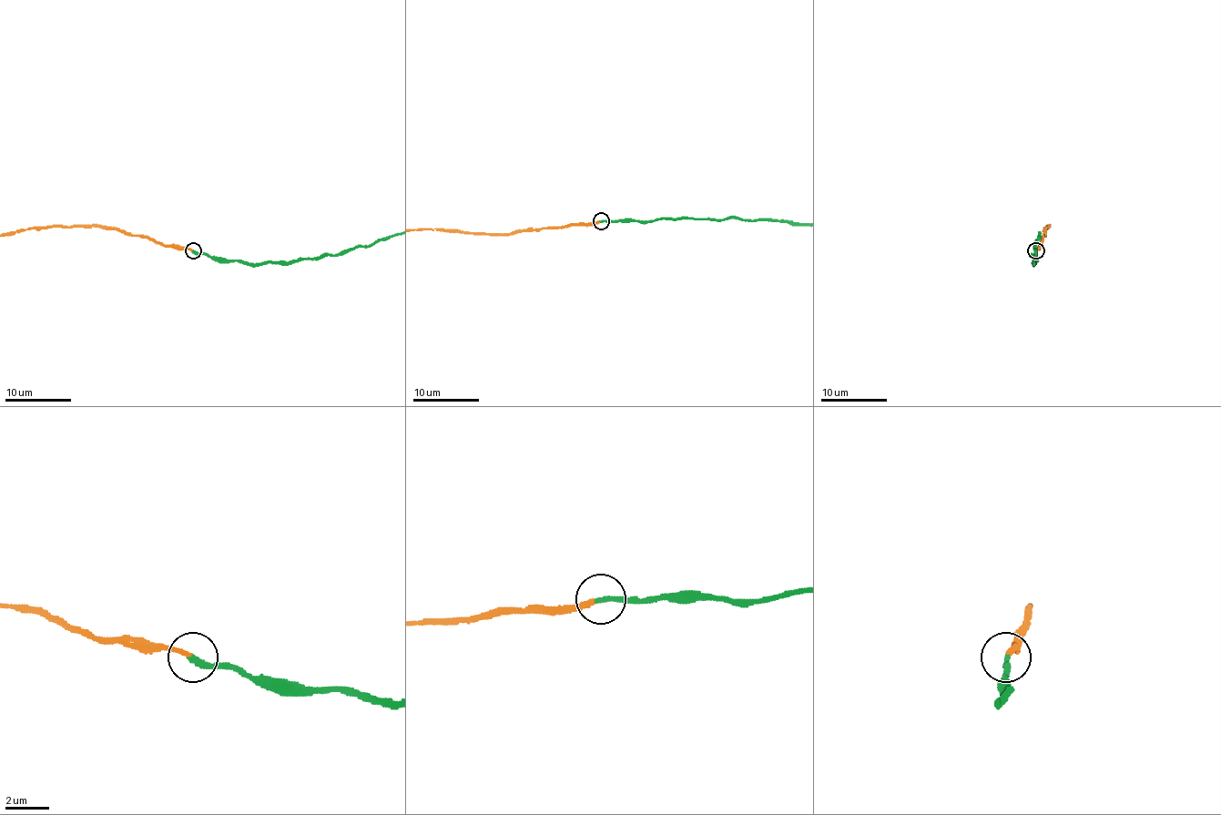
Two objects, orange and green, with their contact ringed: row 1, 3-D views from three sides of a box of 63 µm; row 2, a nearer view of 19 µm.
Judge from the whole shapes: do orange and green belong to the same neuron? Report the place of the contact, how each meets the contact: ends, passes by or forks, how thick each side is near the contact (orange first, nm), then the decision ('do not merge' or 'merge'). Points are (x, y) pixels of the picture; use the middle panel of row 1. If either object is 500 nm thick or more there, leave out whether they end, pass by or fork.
at (601, 221); orange ends there; green ends there; 200 nm thick on the orange side, 240 nm on the other; merge

